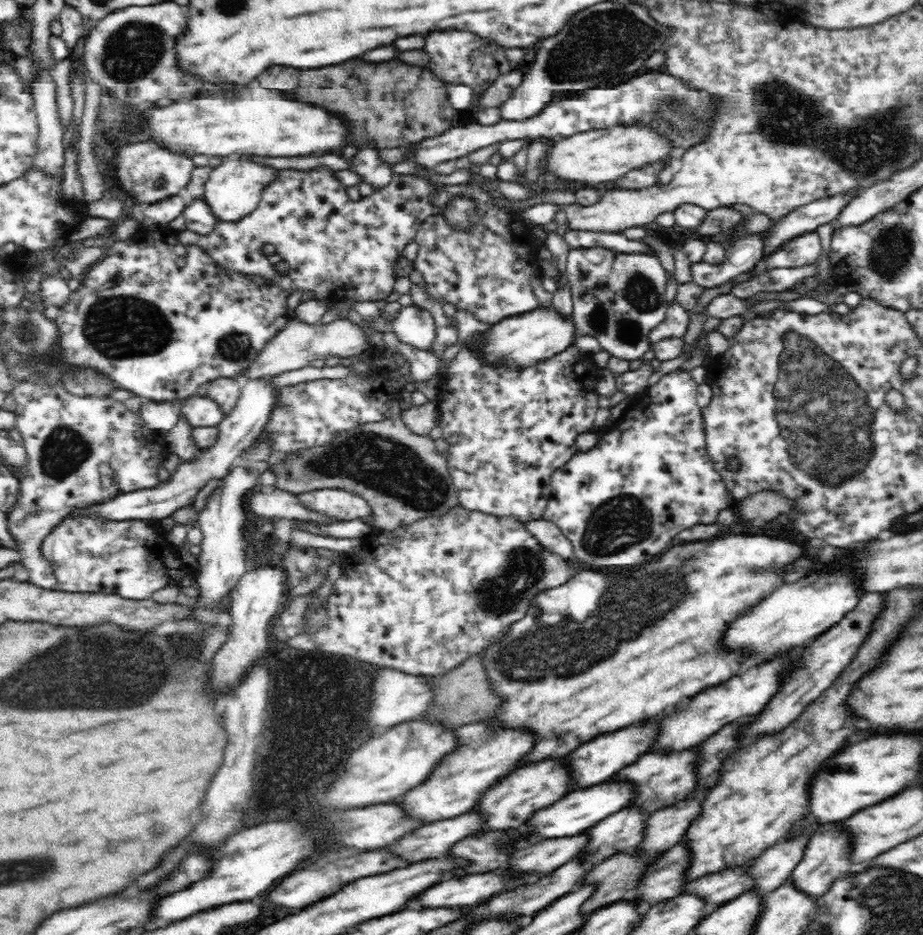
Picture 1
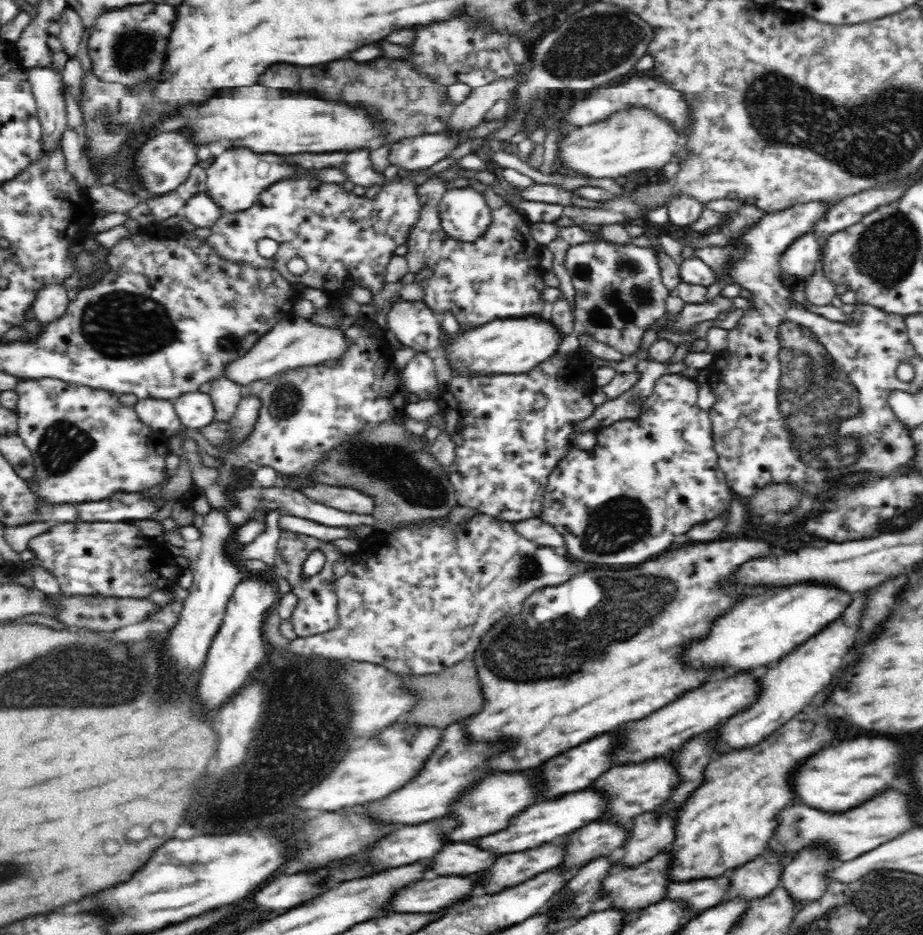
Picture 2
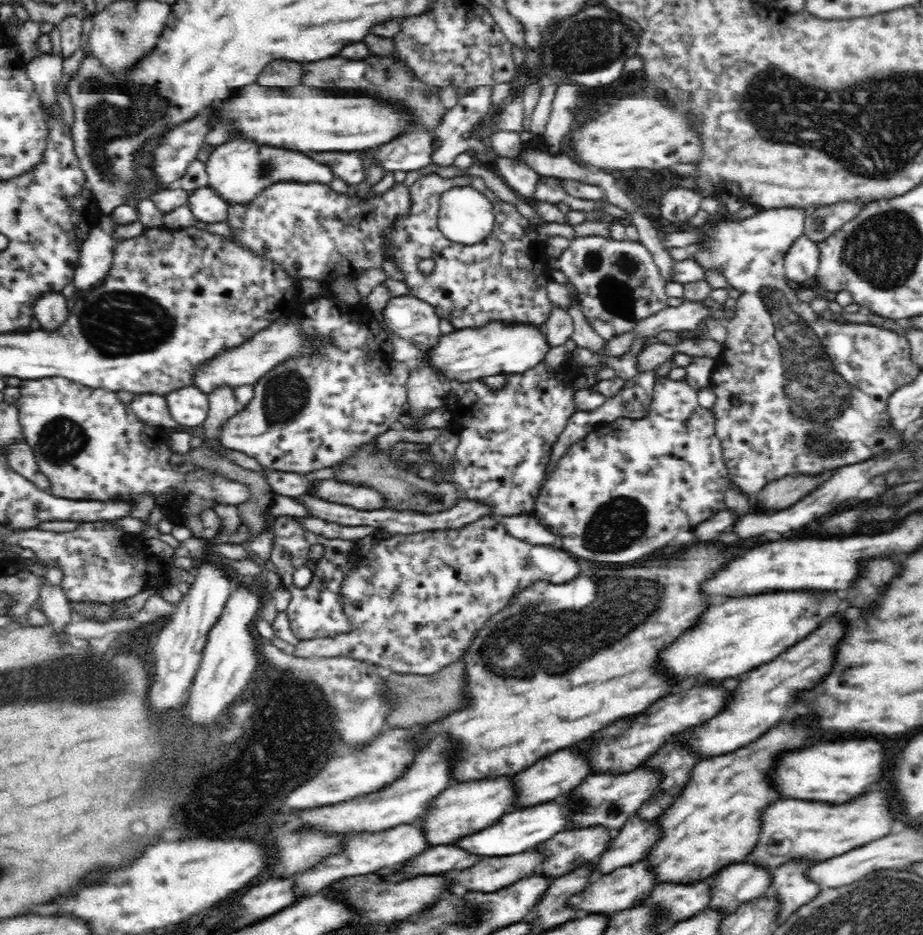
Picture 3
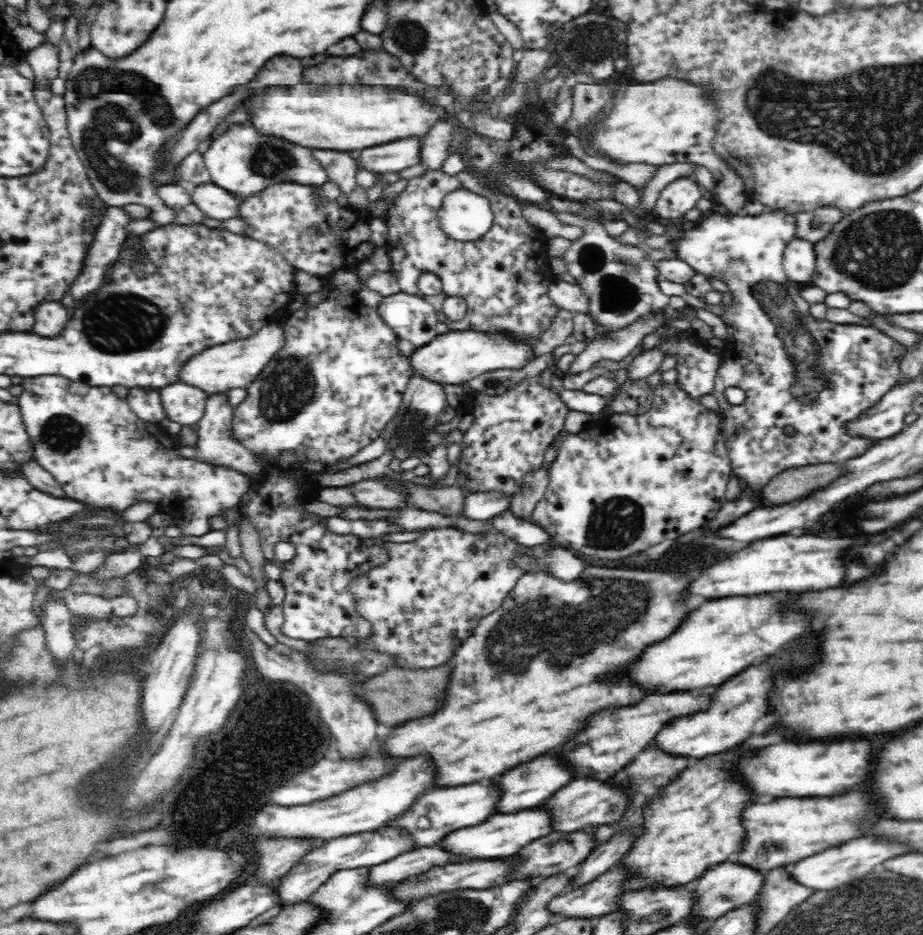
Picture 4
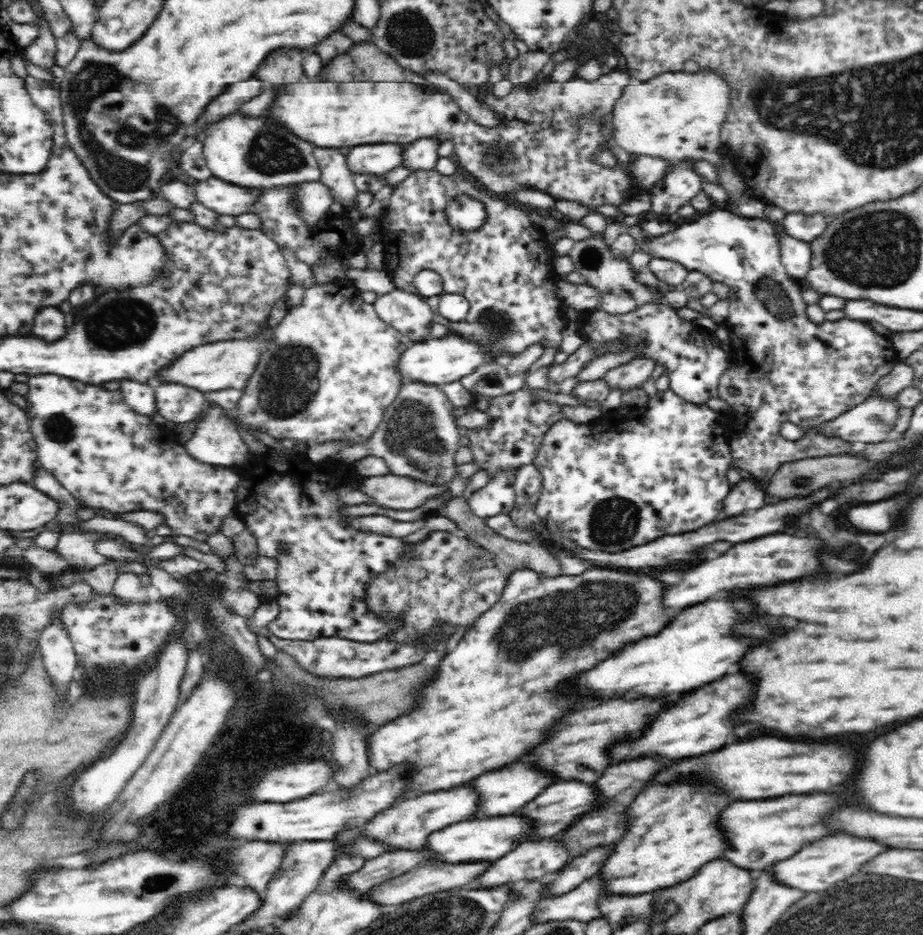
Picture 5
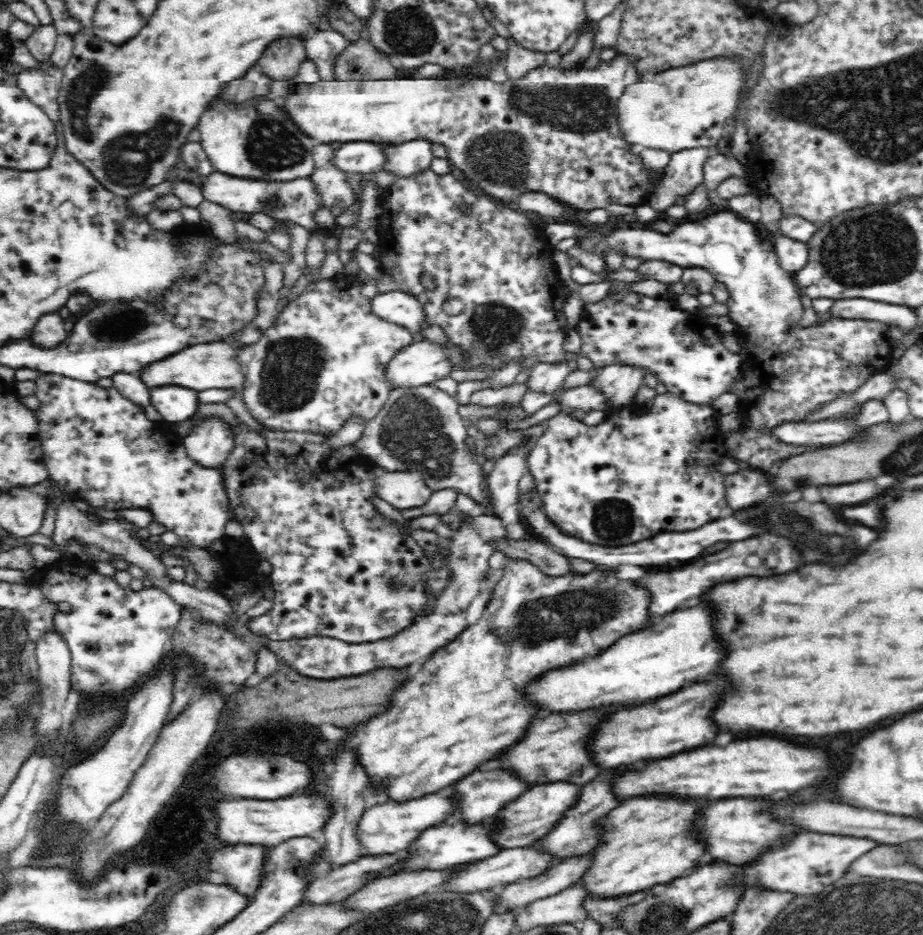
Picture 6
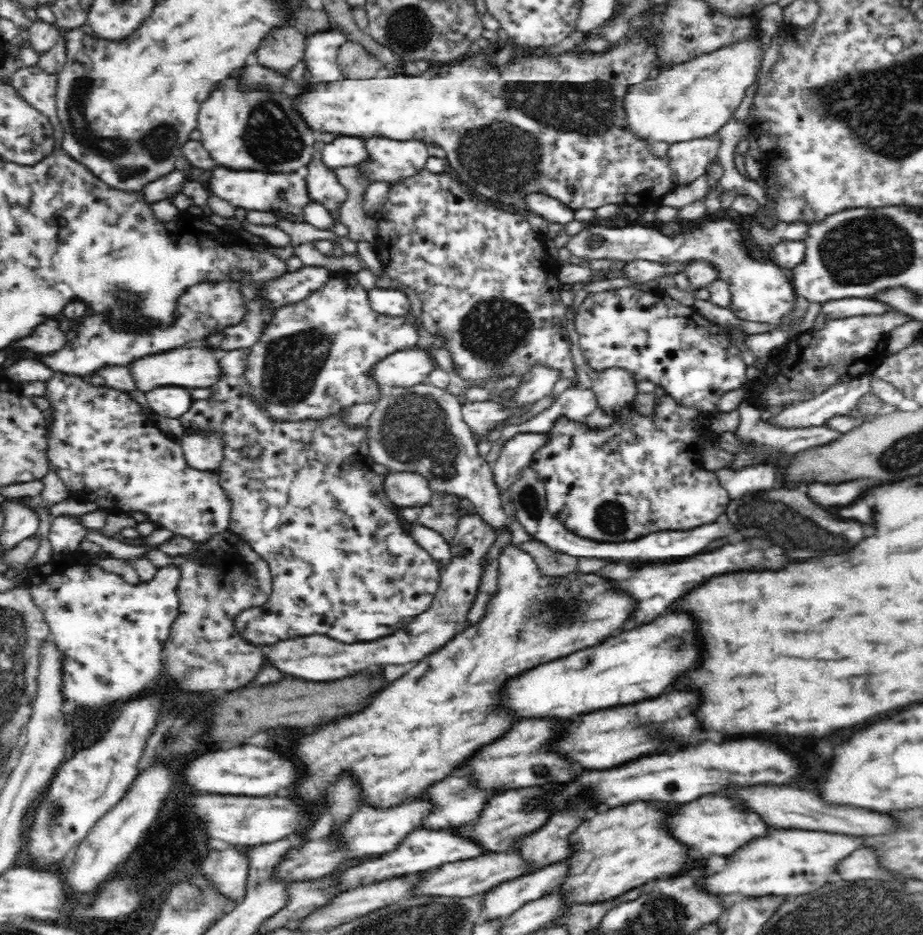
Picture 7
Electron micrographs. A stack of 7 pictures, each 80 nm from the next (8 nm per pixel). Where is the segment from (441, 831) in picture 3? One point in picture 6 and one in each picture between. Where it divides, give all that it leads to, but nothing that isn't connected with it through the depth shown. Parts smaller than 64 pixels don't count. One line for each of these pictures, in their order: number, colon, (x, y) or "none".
4: (443, 810)
5: (405, 826)
6: (388, 827)

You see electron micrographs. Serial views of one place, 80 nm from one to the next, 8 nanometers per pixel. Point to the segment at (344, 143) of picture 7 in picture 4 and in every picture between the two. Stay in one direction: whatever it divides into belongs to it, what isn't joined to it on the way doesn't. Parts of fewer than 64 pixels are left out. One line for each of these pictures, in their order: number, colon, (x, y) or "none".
4: (395, 156)
5: (368, 158)
6: (361, 158)

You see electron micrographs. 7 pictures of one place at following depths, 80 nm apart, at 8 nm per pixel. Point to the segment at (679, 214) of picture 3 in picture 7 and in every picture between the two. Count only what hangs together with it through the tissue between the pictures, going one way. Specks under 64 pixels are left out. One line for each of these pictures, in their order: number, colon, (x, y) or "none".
4: (680, 196)
5: (676, 190)
6: (684, 173)
7: (689, 159)

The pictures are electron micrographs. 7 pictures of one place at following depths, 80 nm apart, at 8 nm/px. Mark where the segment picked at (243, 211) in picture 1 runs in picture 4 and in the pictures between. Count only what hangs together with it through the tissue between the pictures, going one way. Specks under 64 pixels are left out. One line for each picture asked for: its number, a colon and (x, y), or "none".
2: (236, 179)
3: (238, 171)
4: (243, 162)

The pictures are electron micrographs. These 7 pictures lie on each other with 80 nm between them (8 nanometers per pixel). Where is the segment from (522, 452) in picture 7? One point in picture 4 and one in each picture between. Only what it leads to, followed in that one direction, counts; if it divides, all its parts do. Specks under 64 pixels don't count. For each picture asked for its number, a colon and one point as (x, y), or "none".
4: (477, 507)
5: (497, 497)
6: (503, 482)

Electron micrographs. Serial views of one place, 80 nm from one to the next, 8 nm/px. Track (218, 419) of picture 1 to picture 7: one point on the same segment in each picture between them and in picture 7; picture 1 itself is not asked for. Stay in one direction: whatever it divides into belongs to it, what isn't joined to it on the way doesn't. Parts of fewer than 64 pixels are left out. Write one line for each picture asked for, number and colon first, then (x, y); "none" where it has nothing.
2: (195, 409)
3: (188, 405)
4: (184, 404)
5: (178, 404)
6: (175, 403)
7: (173, 402)

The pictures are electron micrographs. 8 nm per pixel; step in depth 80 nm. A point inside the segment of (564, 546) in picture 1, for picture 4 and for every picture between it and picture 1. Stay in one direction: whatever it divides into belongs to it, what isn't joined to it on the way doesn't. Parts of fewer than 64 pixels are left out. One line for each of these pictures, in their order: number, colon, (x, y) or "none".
2: (541, 533)
3: (529, 529)
4: (525, 532)

